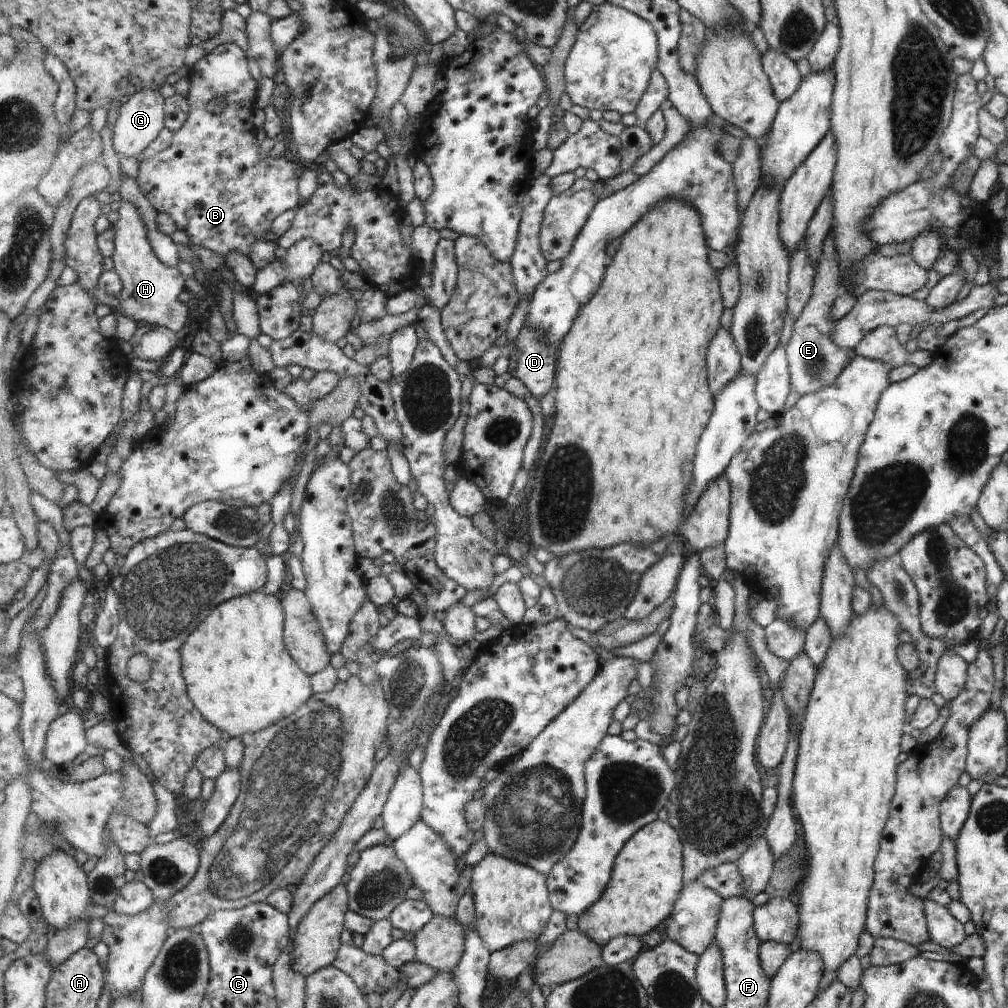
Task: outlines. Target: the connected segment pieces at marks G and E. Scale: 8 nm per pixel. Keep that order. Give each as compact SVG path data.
M139 90L137 94L129 97L119 110L119 116L114 125L112 141L115 153L140 161L145 148L159 136L165 125L166 99L157 90Z
M828 231L824 236L820 255L817 259L811 294L800 315L793 321L790 338L785 347L789 375L788 390L792 390L800 397L832 385L850 361L851 353L854 352L853 349L837 346L833 338L837 321L834 320L831 309L833 301L844 290L845 288L841 286L840 282L838 252L834 247L832 232Z

